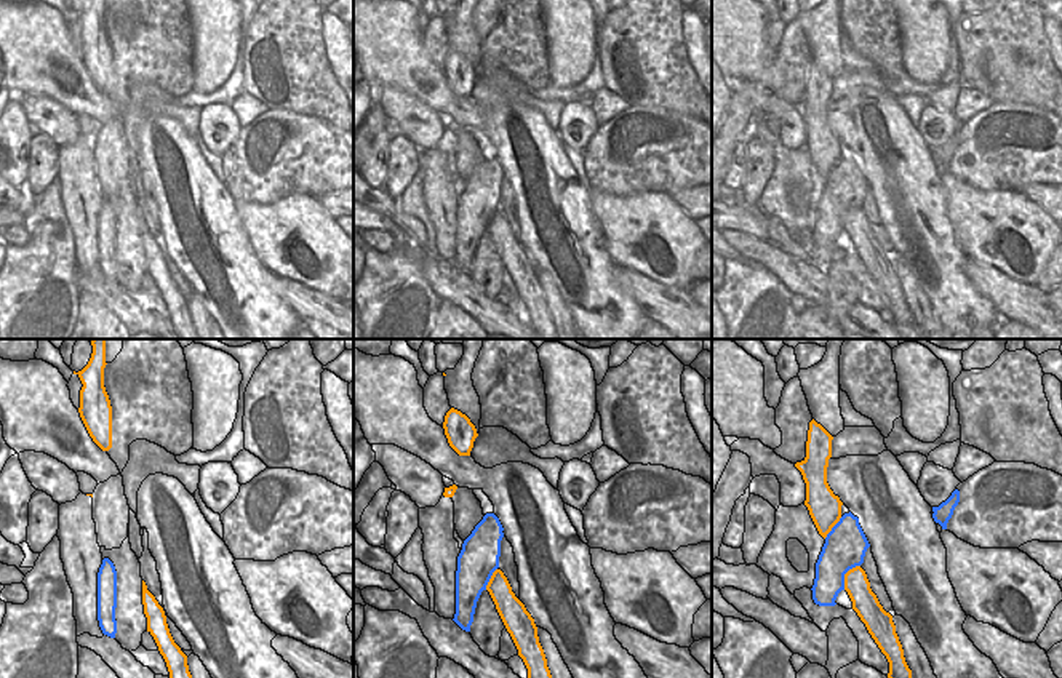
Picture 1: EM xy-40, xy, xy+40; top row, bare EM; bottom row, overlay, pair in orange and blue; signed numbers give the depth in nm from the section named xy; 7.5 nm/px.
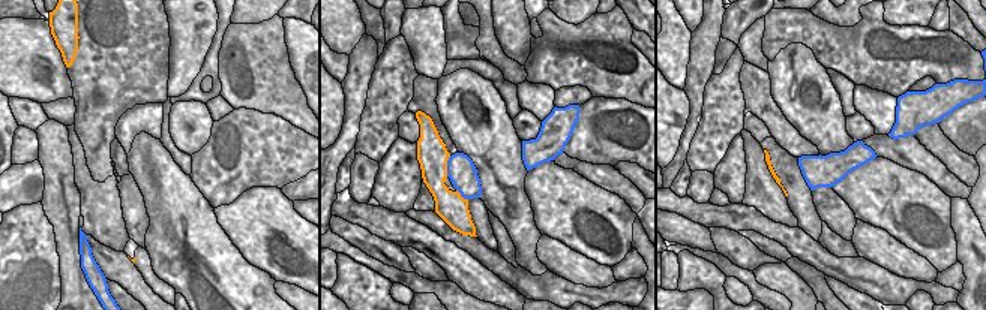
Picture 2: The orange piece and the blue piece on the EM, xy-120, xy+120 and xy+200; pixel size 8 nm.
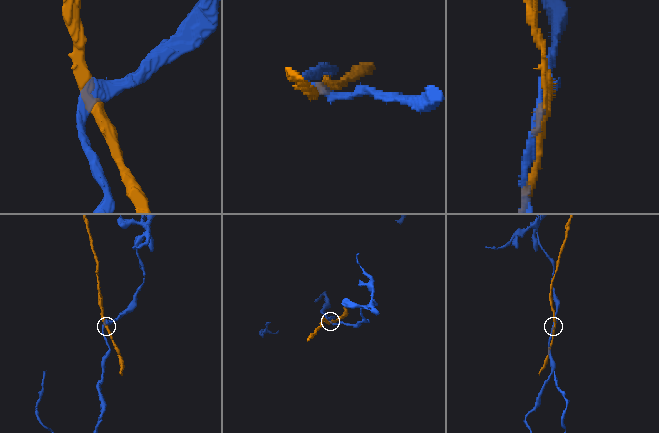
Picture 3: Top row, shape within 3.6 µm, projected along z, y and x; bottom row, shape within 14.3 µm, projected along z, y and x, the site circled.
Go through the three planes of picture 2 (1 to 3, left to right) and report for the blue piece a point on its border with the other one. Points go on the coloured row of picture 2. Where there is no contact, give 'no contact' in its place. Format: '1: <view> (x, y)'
1: no contact
2: xy+120 (446, 166)
3: no contact

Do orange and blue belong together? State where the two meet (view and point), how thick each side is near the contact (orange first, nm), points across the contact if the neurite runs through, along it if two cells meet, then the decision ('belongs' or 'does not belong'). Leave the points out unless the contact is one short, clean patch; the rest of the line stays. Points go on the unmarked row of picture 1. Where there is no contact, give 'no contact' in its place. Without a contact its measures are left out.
xy+40 (845, 216) | 190/320 nm | does not belong

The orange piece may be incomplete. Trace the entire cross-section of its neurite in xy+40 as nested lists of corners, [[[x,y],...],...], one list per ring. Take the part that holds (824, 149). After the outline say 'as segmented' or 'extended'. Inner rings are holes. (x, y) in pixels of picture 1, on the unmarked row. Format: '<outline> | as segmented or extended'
[[[812,61],[808,72],[806,99],[795,106],[806,125],[804,147],[824,181],[840,163],[843,147],[827,125],[832,82],[833,78]]] | as segmented

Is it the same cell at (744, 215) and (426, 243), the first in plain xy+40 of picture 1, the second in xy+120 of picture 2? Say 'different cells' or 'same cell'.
same cell

